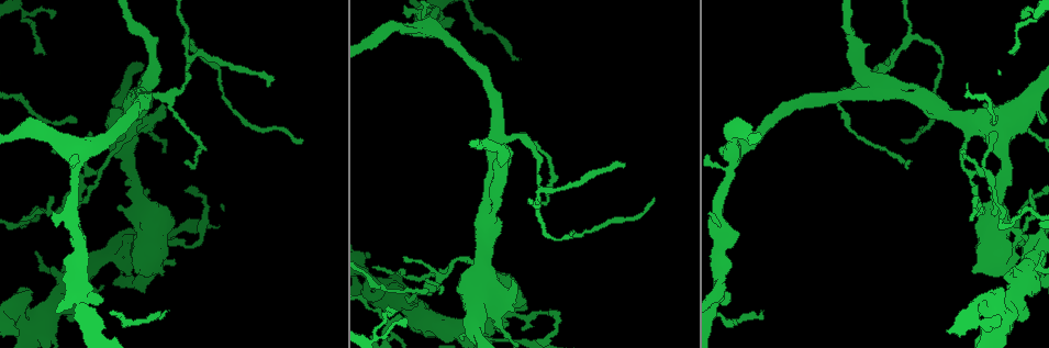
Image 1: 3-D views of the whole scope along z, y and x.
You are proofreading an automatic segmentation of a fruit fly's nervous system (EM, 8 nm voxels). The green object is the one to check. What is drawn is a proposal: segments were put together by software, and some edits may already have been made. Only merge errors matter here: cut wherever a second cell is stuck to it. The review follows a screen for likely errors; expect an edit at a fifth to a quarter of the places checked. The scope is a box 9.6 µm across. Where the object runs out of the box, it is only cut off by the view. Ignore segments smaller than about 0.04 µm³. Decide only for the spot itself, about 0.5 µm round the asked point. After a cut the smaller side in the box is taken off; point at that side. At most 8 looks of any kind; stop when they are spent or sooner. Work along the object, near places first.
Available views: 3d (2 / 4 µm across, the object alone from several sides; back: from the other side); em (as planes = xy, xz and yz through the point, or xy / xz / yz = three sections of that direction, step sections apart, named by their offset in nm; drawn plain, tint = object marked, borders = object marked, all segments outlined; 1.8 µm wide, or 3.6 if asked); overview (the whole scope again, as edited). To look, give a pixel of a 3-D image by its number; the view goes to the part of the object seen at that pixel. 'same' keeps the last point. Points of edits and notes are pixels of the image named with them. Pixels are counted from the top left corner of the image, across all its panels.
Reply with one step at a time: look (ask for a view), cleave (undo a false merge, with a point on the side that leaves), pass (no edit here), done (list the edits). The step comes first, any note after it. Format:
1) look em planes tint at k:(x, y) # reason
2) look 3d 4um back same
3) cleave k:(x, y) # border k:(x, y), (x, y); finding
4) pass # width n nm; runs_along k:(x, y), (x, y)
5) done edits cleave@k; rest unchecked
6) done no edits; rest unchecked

look em planes borders at 1:(487, 329) # sharp bend

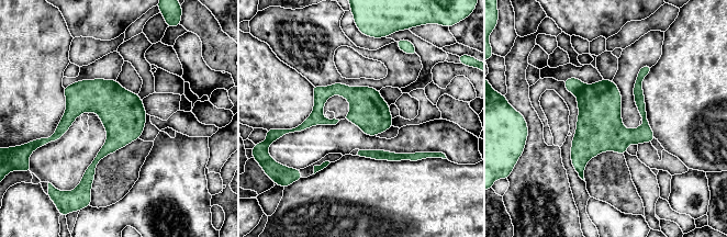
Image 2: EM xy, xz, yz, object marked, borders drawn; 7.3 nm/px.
cleave 2:(600, 104) # border 2:(584, 85), (577, 94); a second cell is stuck on

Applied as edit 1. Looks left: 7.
look em 3.6um xz step 8 tint at 1:(493, 194) # a fork

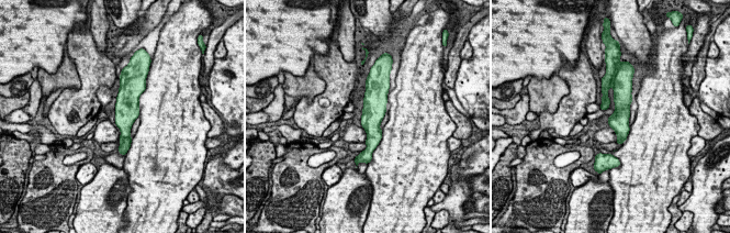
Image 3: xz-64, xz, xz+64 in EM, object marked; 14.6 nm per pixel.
look em 3.6um planes tint same # cut it another way

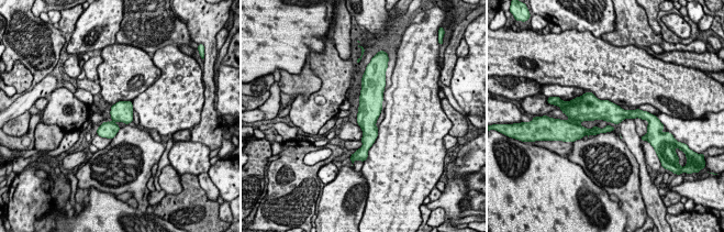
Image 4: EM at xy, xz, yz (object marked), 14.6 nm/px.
pass # runs_along 4:(578, 114), (611, 112), (642, 116); all the same cell

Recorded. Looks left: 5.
look em 3.6um planes tint at 1:(734, 153) # arms part here

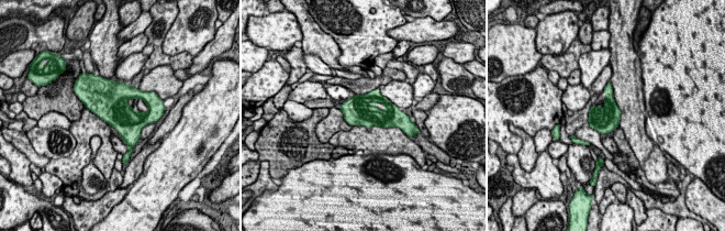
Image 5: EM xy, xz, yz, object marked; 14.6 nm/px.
pass # continuous, no second cell

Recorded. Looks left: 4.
done edits cleave@2; rest unchecked

